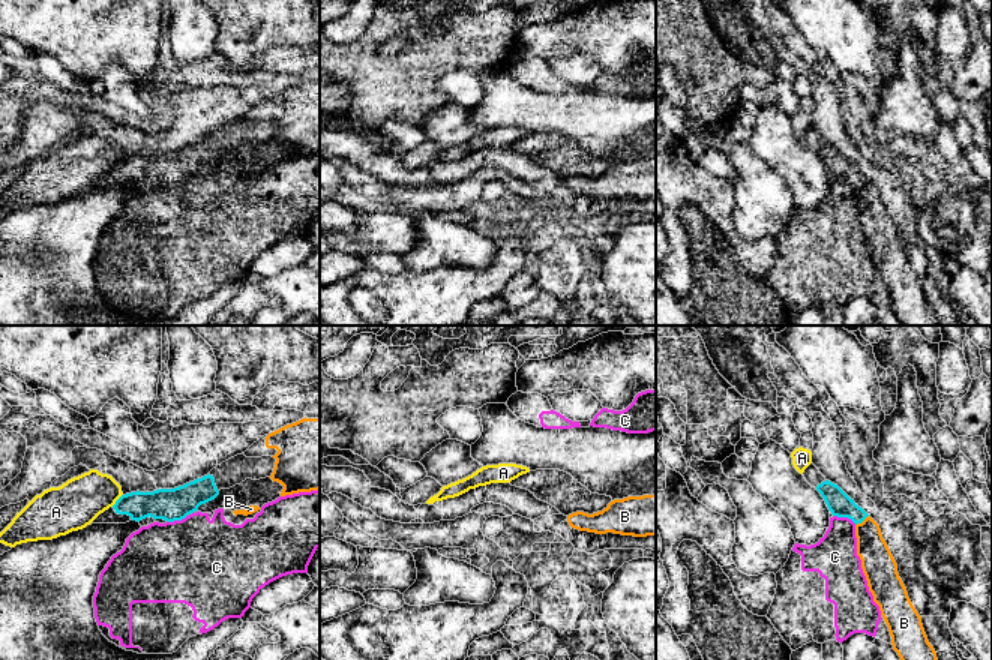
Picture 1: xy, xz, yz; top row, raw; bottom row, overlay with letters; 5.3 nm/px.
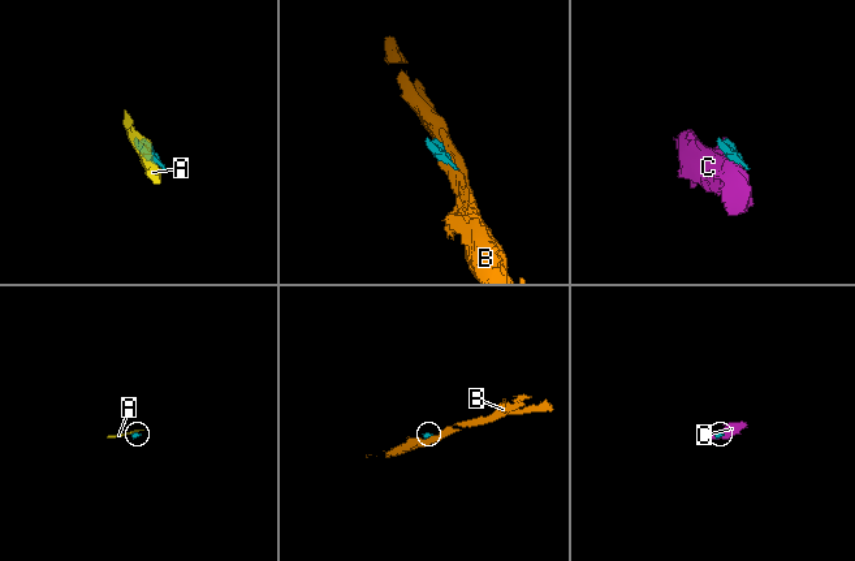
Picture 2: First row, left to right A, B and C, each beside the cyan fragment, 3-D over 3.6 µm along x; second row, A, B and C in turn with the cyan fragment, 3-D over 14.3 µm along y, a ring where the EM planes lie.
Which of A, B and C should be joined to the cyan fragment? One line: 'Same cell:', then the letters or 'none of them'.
Same cell: none of them

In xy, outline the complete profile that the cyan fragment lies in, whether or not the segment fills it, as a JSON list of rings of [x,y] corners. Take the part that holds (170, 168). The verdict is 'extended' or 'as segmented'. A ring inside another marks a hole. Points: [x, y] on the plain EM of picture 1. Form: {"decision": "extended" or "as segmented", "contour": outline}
{"decision": "extended", "contour": [[[243,117],[237,118],[213,132],[207,140],[183,150],[122,159],[92,188],[126,188],[132,183],[141,190],[147,190],[153,186],[182,184],[197,177],[201,168],[215,164],[221,153],[230,153],[246,142],[270,141],[275,126],[276,123],[272,120],[246,122]]]}

